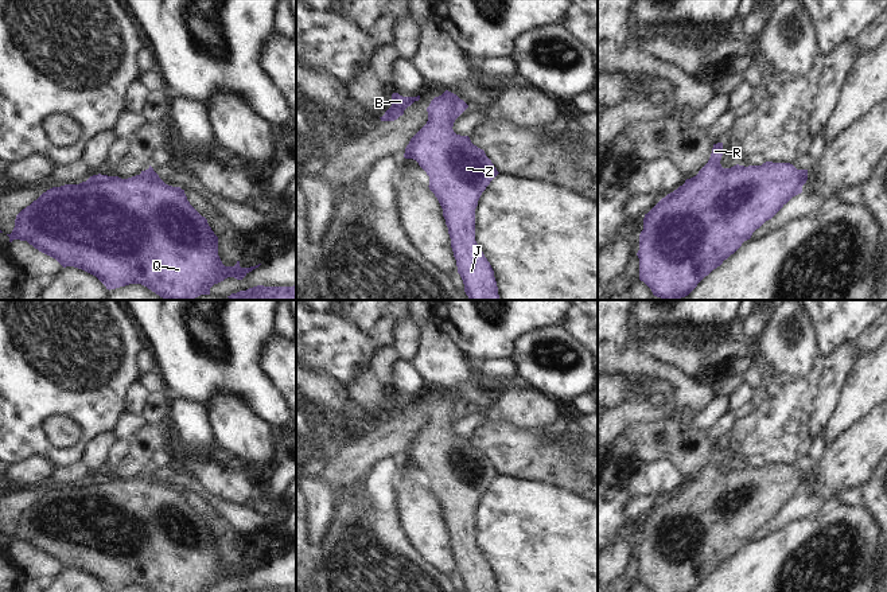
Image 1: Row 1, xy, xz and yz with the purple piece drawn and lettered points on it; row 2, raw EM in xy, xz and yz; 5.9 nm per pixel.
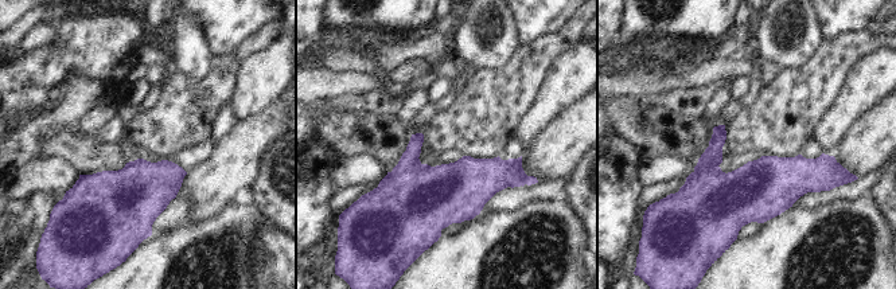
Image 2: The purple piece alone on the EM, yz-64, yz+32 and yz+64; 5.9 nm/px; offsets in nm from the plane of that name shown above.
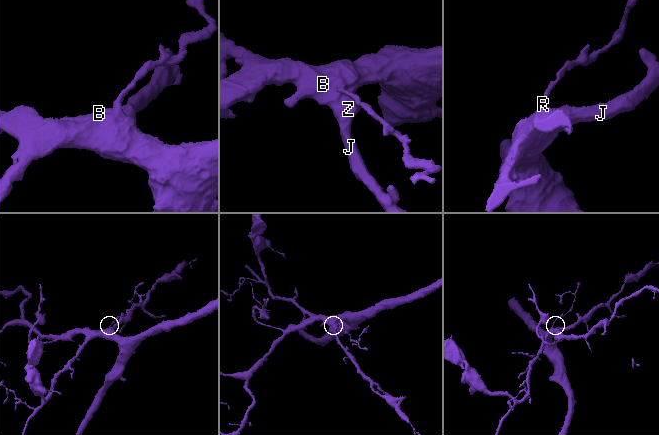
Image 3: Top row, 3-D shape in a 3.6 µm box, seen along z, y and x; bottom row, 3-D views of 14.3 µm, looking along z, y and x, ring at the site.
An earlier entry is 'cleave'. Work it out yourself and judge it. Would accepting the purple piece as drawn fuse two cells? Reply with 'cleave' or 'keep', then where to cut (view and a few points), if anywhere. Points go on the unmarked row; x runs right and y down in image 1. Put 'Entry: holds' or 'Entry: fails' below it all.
keep; no cut
Entry: fails

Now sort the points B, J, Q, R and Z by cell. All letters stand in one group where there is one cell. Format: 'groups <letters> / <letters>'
groups B J Q R Z

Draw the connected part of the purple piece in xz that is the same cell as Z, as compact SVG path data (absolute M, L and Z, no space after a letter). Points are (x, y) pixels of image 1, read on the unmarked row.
M448 392L435 398L427 409L427 425L411 440L404 459L416 461L429 478L428 488L443 510L464 592L498 592L494 572L475 542L475 510L482 494L499 474L485 452L474 447L468 437L454 433L455 421L467 409L463 401Z

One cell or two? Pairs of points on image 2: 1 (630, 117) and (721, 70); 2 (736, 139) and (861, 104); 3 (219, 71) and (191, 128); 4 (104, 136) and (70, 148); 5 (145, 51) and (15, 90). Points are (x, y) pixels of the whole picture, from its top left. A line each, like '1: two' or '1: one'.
1: two
2: two
3: one
4: two
5: two

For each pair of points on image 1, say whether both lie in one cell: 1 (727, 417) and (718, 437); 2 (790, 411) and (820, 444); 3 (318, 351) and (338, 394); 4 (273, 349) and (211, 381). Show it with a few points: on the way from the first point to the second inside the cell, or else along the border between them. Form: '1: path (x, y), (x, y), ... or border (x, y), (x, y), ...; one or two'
1: path (726, 423), (719, 432); one
2: border (823, 429), (813, 440), (806, 455); two
3: border (310, 369), (318, 373), (327, 373), (345, 389); two
4: border (273, 334), (260, 354), (260, 367), (272, 385); two

